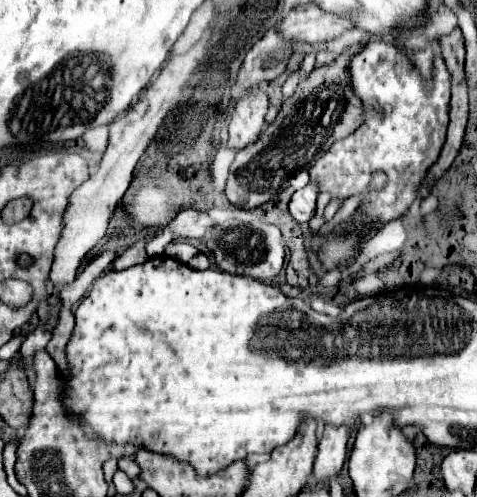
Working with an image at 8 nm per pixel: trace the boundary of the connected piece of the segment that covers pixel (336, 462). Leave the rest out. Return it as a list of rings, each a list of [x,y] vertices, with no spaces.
[[[348,423],[344,425],[324,425],[324,435],[318,443],[318,455],[314,461],[314,477],[318,481],[330,481],[330,477],[338,475],[344,465],[348,453]]]

